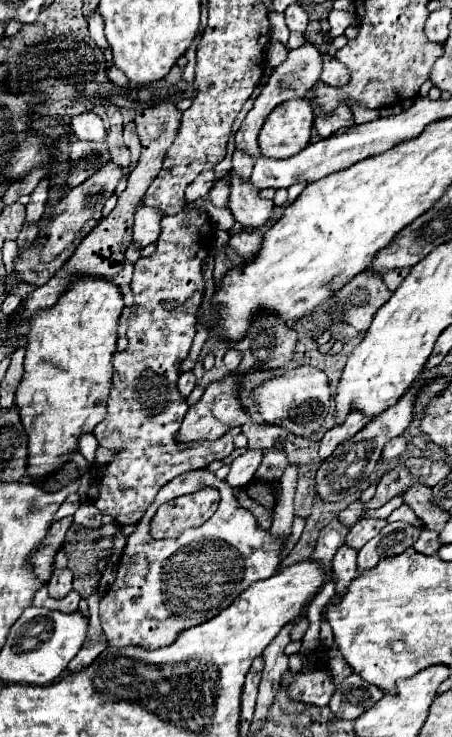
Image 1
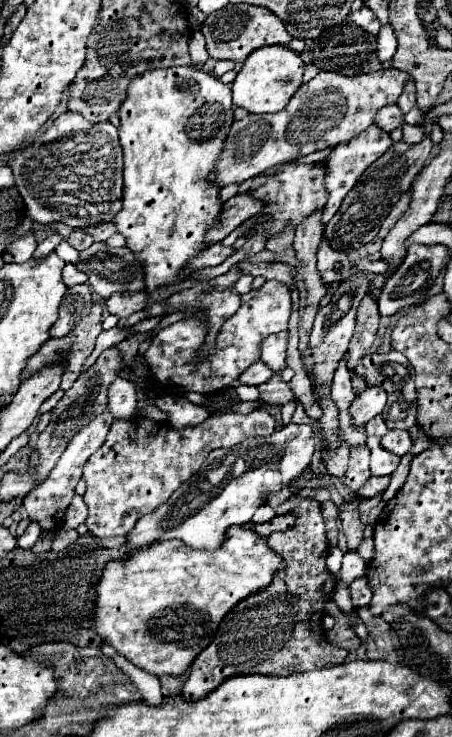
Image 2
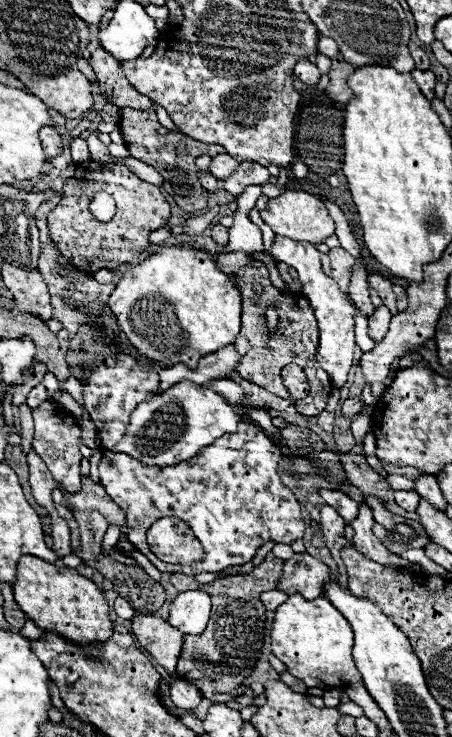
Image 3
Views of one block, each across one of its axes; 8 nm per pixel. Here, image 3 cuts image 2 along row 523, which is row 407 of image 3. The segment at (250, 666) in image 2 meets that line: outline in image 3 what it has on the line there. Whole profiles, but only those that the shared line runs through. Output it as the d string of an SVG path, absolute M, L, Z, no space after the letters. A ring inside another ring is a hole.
M254 260L250 266L240 268L238 272L234 272L234 276L238 276L244 282L244 286L240 286L240 292L242 292L242 330L234 340L234 346L240 354L240 366L236 368L238 374L248 382L264 386L268 392L272 392L280 398L290 398L290 392L282 386L280 370L288 364L298 364L308 376L310 396L306 396L302 400L294 400L294 406L304 416L318 416L326 408L328 394L332 392L332 382L330 382L328 374L324 370L320 370L320 366L316 366L318 324L316 324L316 318L314 318L314 312L312 312L308 300L300 292L282 292L282 290L274 288L270 282L266 264L258 262L258 260ZM254 284L262 286L260 294L254 292ZM268 304L276 306L278 318L280 318L272 338L268 334L266 314L264 314Z

